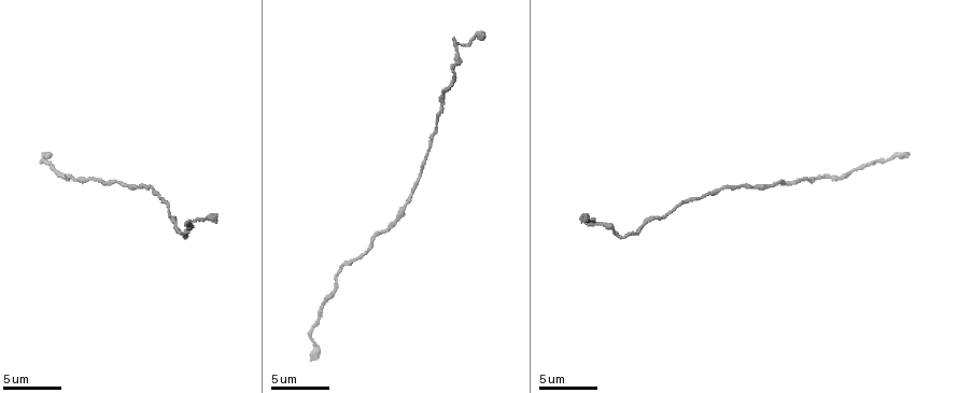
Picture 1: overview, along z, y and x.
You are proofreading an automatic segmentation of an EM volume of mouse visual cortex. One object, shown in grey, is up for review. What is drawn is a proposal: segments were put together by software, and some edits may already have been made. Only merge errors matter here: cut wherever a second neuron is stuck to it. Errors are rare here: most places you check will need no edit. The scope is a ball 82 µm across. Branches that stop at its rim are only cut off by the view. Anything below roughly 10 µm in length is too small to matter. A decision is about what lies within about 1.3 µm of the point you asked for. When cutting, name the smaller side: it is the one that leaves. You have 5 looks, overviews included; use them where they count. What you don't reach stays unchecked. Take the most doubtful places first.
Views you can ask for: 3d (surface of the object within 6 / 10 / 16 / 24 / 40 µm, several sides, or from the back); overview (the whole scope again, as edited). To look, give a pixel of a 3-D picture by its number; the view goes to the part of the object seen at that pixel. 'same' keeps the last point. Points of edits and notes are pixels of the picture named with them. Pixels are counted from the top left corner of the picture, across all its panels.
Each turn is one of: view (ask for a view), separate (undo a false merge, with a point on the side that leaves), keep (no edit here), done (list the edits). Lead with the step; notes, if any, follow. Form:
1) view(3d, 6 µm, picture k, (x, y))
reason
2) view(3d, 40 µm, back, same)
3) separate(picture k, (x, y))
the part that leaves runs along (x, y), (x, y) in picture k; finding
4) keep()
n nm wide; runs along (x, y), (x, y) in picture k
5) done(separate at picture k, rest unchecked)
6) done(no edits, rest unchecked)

view(3d, 6 µm, picture 1, (390, 224))
sudden change in width

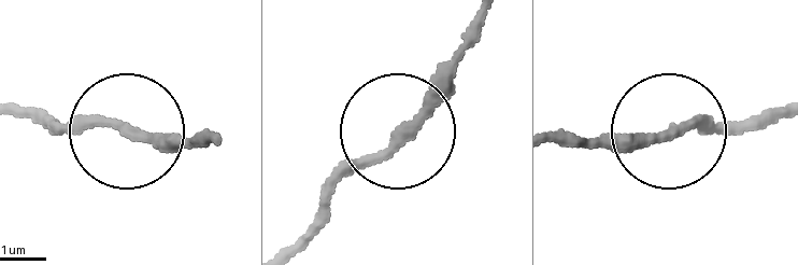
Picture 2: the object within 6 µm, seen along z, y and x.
view(3d, 6 µm, back, picture 2, (407, 130))

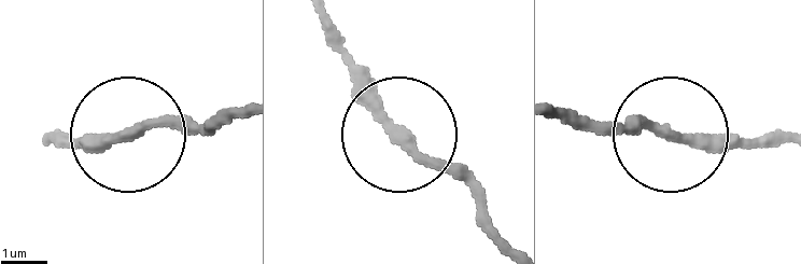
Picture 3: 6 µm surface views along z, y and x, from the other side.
keep()
runs along (782, 143), (693, 143), (643, 120), (605, 132) in picture 3; all the same neuron

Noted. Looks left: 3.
view(3d, 16 µm, picture 1, (158, 199))

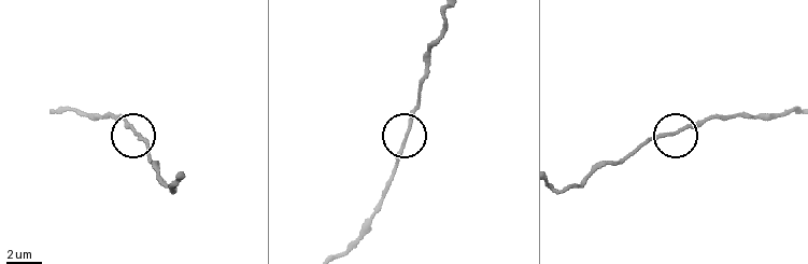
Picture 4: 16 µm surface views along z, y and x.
view(3d, 6 µm, picture 4, (406, 135))
closer look

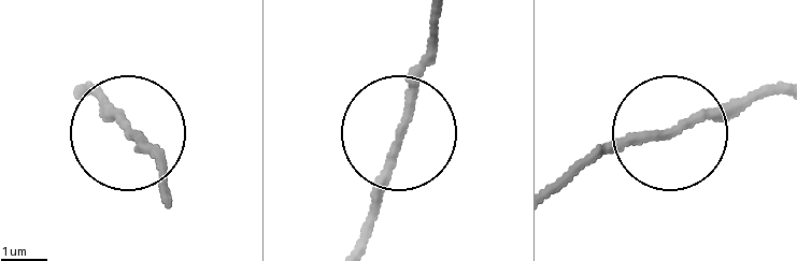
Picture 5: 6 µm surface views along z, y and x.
keep()
180 nm wide; runs along (786, 89), (706, 109), (659, 135), (601, 143), (555, 178) in picture 5; one neuron here

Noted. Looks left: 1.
done(no edits, rest unchecked)

